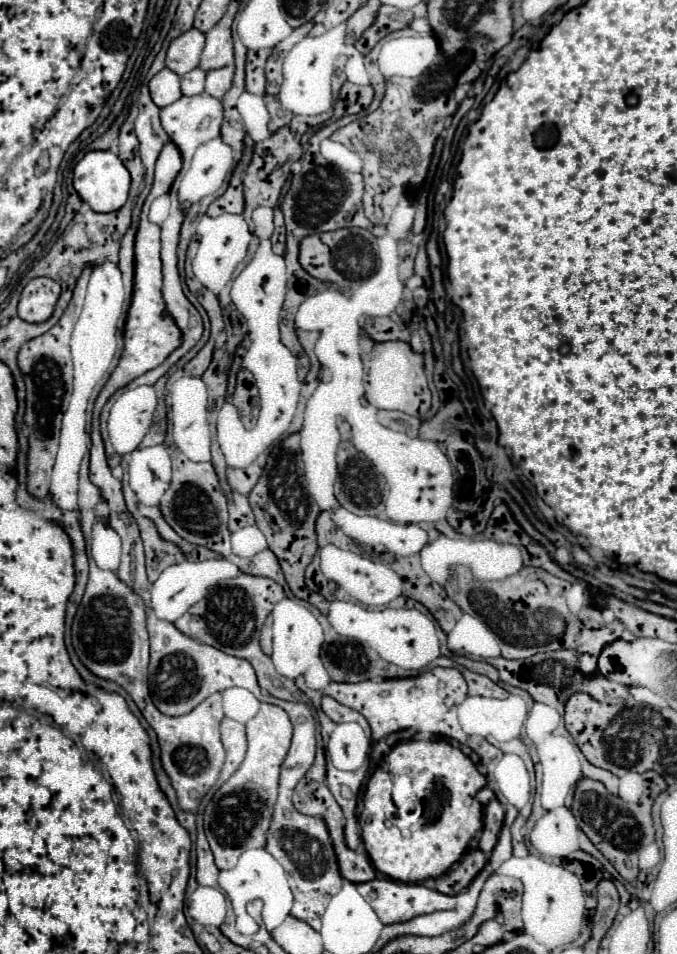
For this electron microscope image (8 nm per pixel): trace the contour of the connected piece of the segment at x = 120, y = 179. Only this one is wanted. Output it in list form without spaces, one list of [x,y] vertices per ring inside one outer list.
[[[110,150],[104,152],[88,152],[76,166],[74,166],[74,188],[80,198],[94,210],[94,212],[116,212],[124,206],[130,188],[130,174],[122,160],[112,154]]]

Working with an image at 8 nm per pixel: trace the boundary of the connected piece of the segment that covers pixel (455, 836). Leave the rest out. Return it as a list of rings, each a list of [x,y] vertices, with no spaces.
[[[446,740],[436,742],[400,742],[384,760],[386,768],[378,768],[364,794],[364,808],[360,814],[362,842],[372,864],[392,880],[406,884],[420,884],[428,878],[438,878],[452,864],[460,860],[470,840],[482,830],[482,804],[476,800],[486,778],[478,772],[474,762]]]

